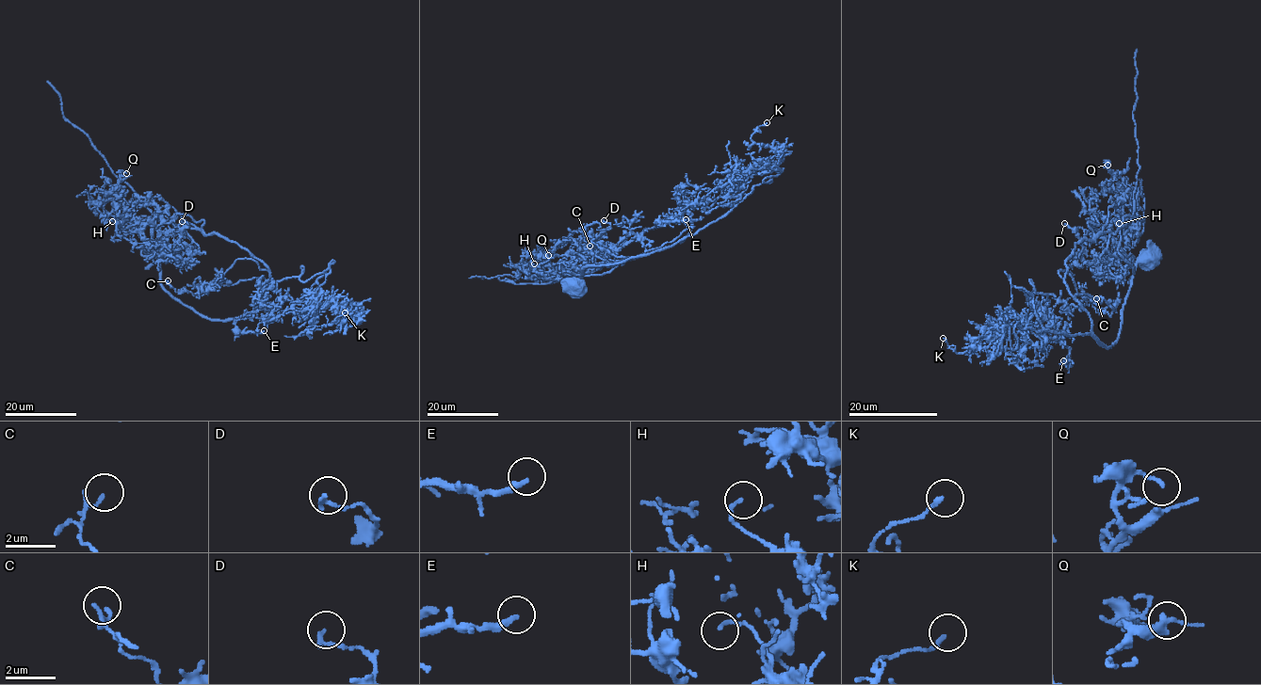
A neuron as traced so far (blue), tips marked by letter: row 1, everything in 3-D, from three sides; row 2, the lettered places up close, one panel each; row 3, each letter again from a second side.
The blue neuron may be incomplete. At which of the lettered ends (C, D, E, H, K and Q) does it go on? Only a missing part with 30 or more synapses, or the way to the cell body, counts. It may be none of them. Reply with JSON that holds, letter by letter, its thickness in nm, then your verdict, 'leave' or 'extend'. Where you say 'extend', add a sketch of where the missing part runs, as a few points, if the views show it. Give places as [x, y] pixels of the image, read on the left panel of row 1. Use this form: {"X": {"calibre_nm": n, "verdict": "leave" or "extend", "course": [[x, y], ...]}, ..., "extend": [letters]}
{"C": {"calibre_nm": 90, "verdict": "leave"}, "D": {"calibre_nm": 180, "verdict": "leave"}, "E": {"calibre_nm": 220, "verdict": "leave"}, "H": {"calibre_nm": 140, "verdict": "leave"}, "K": {"calibre_nm": 160, "verdict": "leave"}, "Q": {"calibre_nm": 170, "verdict": "leave"}, "extend": []}

